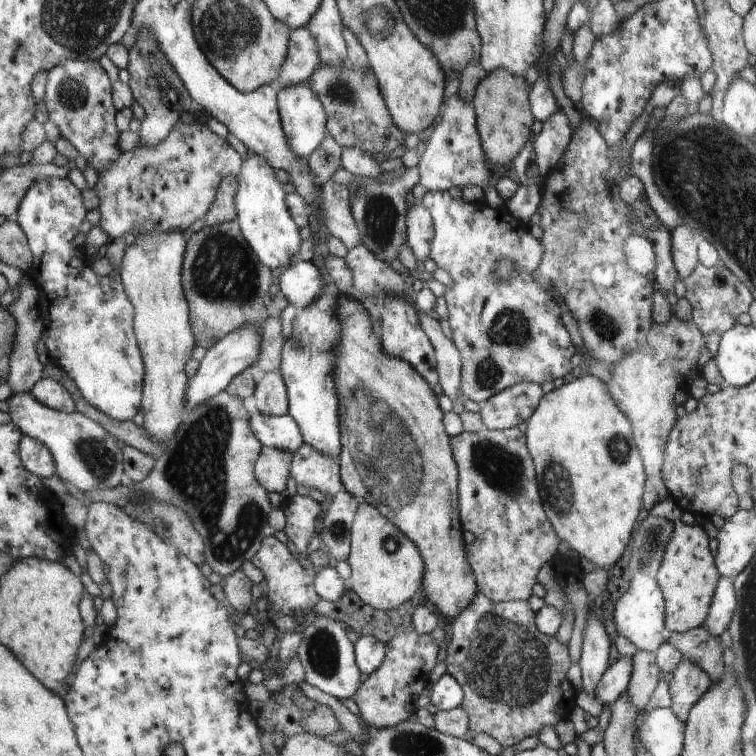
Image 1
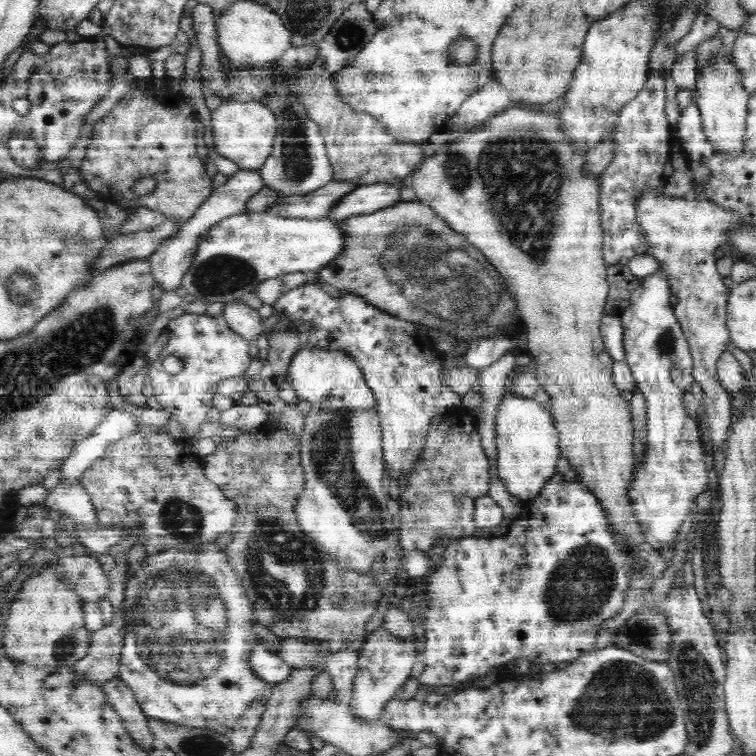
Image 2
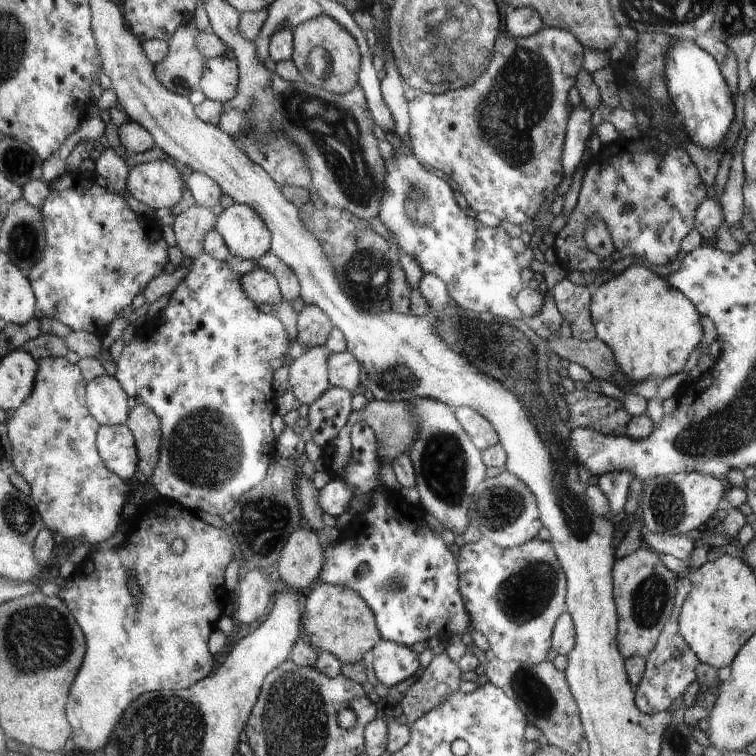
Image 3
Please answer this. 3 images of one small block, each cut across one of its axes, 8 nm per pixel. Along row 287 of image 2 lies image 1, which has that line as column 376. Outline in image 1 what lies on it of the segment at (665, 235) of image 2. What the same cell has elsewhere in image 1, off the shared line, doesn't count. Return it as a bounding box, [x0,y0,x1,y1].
[354,628,440,729]

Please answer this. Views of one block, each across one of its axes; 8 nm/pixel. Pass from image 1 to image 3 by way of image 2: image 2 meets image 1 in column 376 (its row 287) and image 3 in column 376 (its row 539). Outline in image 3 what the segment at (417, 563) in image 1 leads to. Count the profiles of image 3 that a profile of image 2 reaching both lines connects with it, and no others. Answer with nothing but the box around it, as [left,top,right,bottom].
[301,581,382,664]

